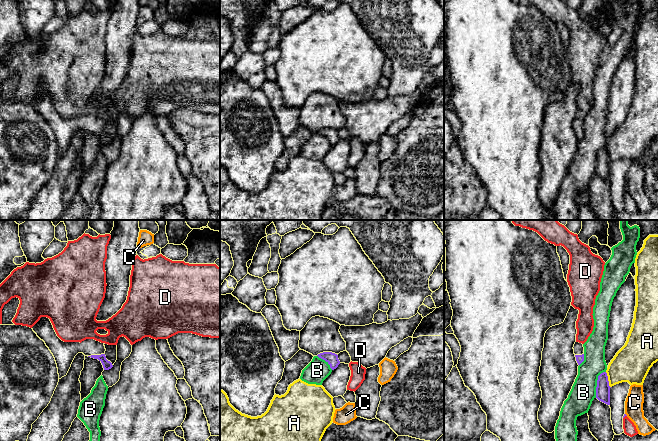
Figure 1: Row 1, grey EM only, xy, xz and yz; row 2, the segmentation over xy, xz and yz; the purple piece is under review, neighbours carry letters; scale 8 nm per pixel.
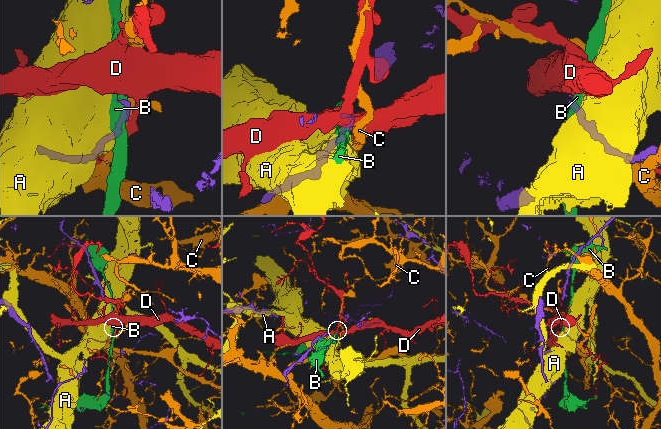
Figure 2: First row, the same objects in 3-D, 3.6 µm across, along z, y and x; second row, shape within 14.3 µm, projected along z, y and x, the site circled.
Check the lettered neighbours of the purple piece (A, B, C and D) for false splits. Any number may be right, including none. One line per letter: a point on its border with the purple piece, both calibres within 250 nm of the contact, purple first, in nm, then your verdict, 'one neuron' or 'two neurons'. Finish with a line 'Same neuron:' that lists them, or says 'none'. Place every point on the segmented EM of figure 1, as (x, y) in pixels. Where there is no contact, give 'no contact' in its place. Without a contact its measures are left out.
A: contact yz (607, 380); calibres 110 and 300 nm; two neurons
B: contact yz (597, 383); calibres 110 and 200 nm; two neurons
C: no contact; two neurons
D: contact yz (624, 416); calibres 20 and 100 nm; two neurons
Same neuron: none

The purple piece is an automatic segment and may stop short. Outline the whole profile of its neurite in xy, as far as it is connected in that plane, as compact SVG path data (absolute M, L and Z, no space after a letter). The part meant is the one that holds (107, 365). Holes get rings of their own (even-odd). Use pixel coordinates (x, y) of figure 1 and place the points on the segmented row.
M41 317L32 329L45 342L53 354L58 368L59 379L67 375L78 353L98 359L102 363L104 370L109 370L113 367L104 354L106 351L104 343L94 339L86 339L81 343L64 342L57 336L50 319L47 317Z

